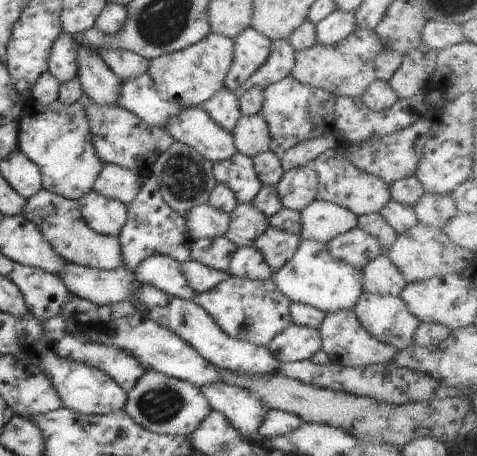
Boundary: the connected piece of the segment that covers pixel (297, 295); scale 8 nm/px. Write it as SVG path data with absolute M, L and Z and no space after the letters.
M302 237L296 254L272 275L271 280L288 300L319 308L325 313L352 311L364 291L361 269L332 258L326 243Z

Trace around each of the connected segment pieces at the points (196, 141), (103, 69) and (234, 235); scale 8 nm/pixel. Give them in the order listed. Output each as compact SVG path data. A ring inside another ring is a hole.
M184 107L164 124L162 130L176 142L194 148L210 162L222 162L237 153L233 134L218 126L201 107Z
M83 41L76 48L77 79L83 94L94 104L118 106L118 94L122 80L94 54Z
M239 203L230 213L230 226L226 237L237 248L255 246L254 242L266 232L269 217L264 216L252 203Z

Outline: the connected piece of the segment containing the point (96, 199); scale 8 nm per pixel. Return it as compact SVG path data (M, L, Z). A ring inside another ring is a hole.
M94 191L85 194L78 204L82 218L94 232L106 236L119 236L127 218L127 206L120 204L118 200L104 198Z

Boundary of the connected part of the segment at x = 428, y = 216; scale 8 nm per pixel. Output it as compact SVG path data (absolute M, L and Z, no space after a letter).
M424 193L413 207L420 223L434 228L442 228L461 213L449 194Z

